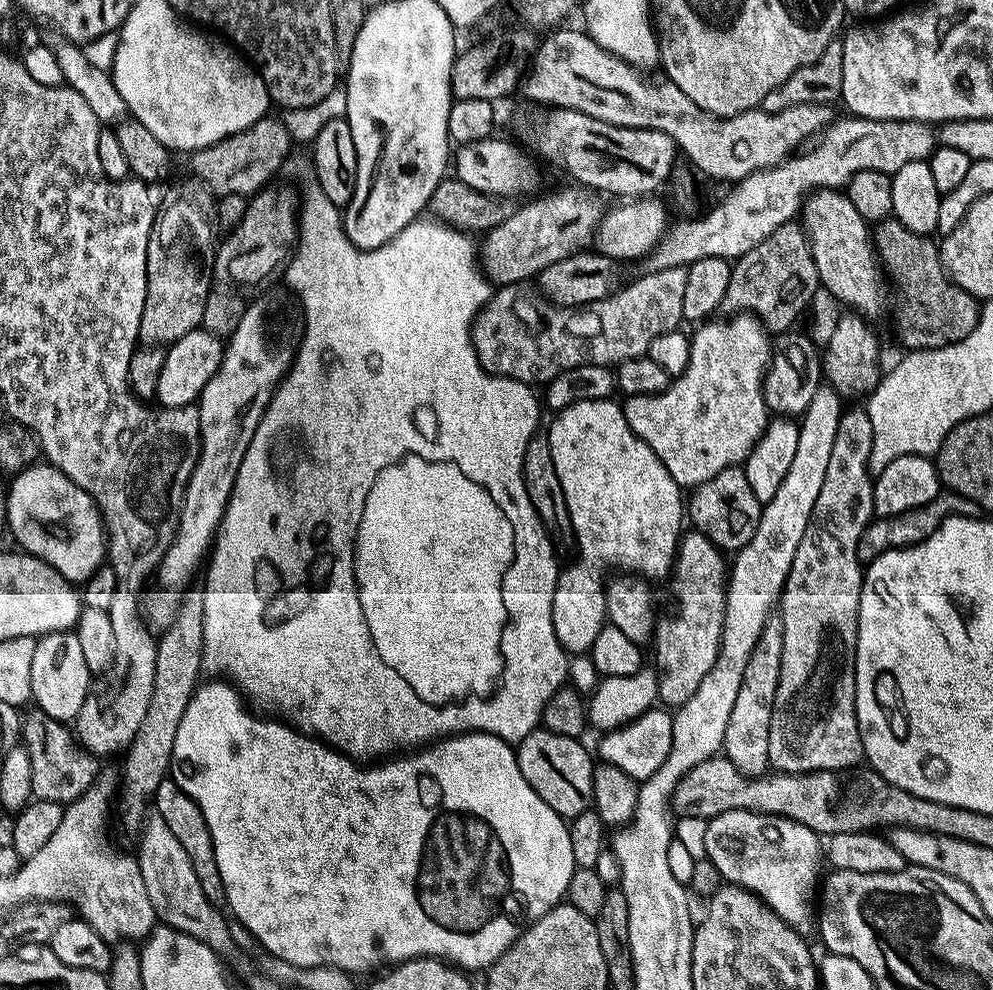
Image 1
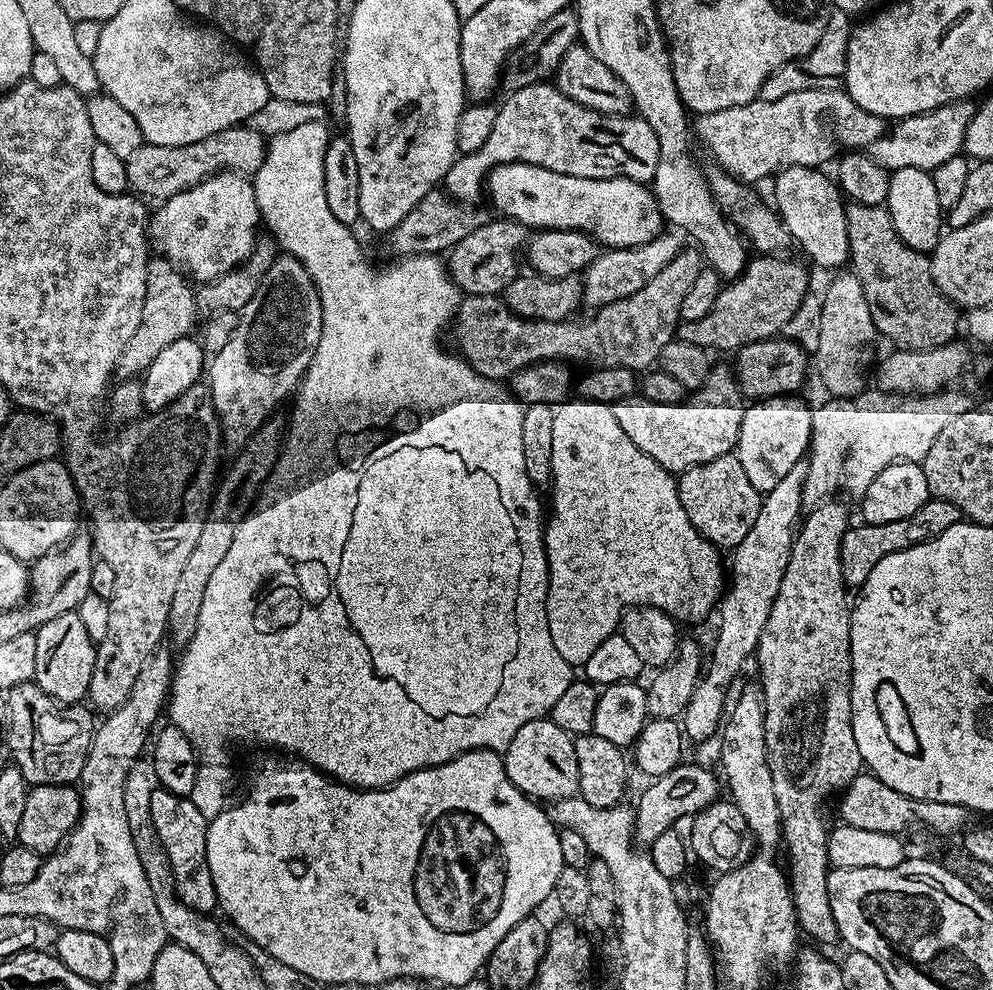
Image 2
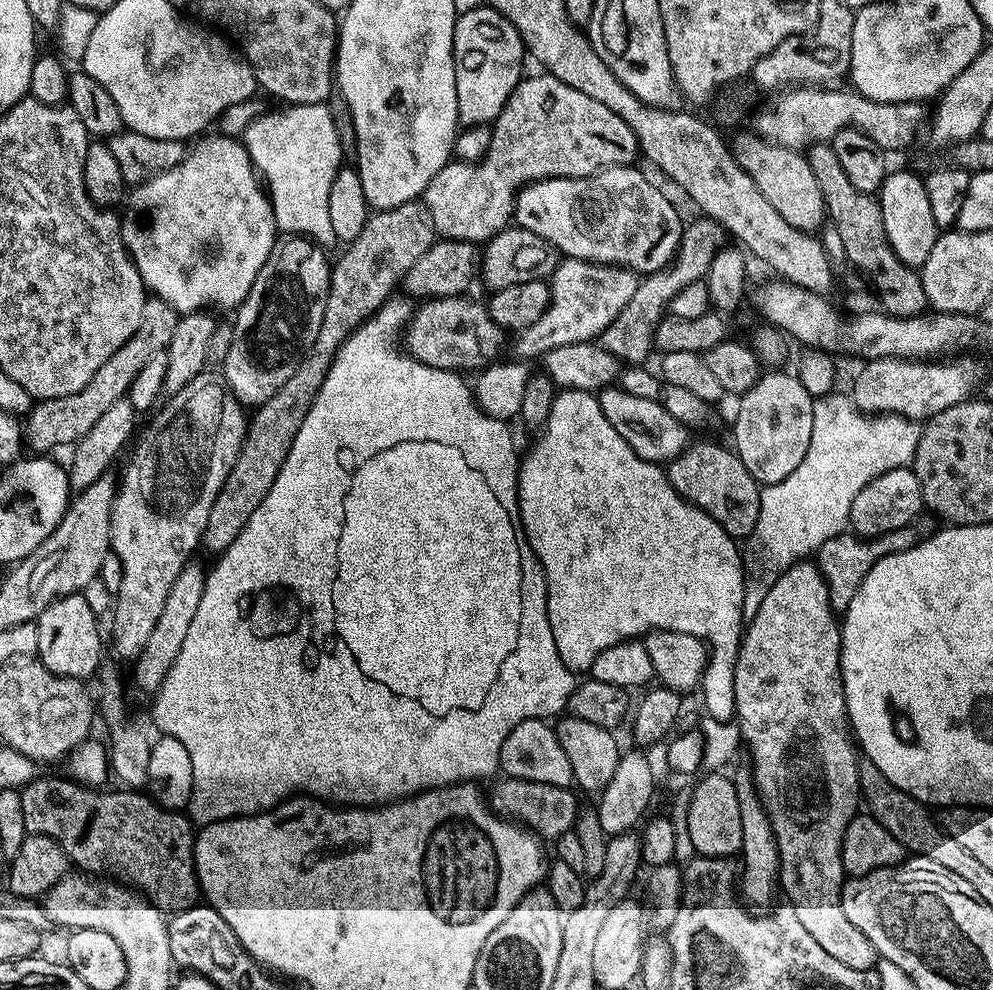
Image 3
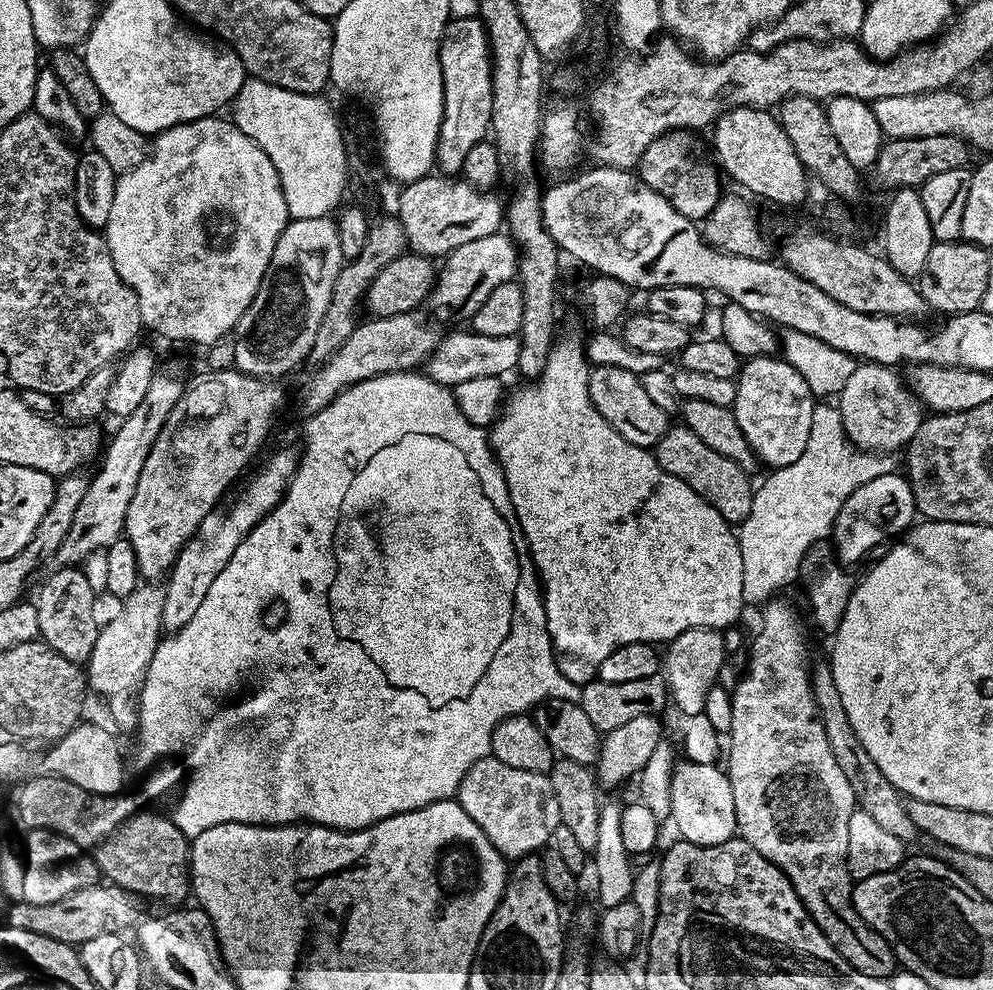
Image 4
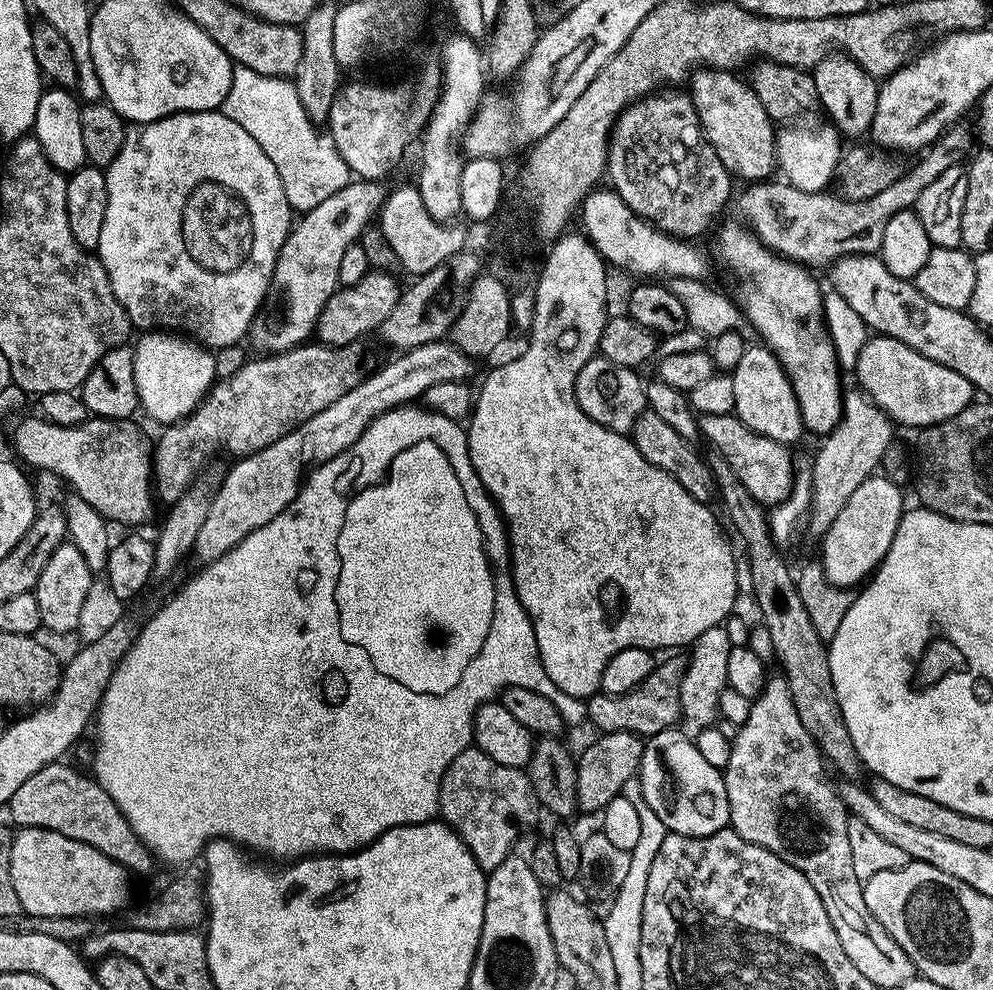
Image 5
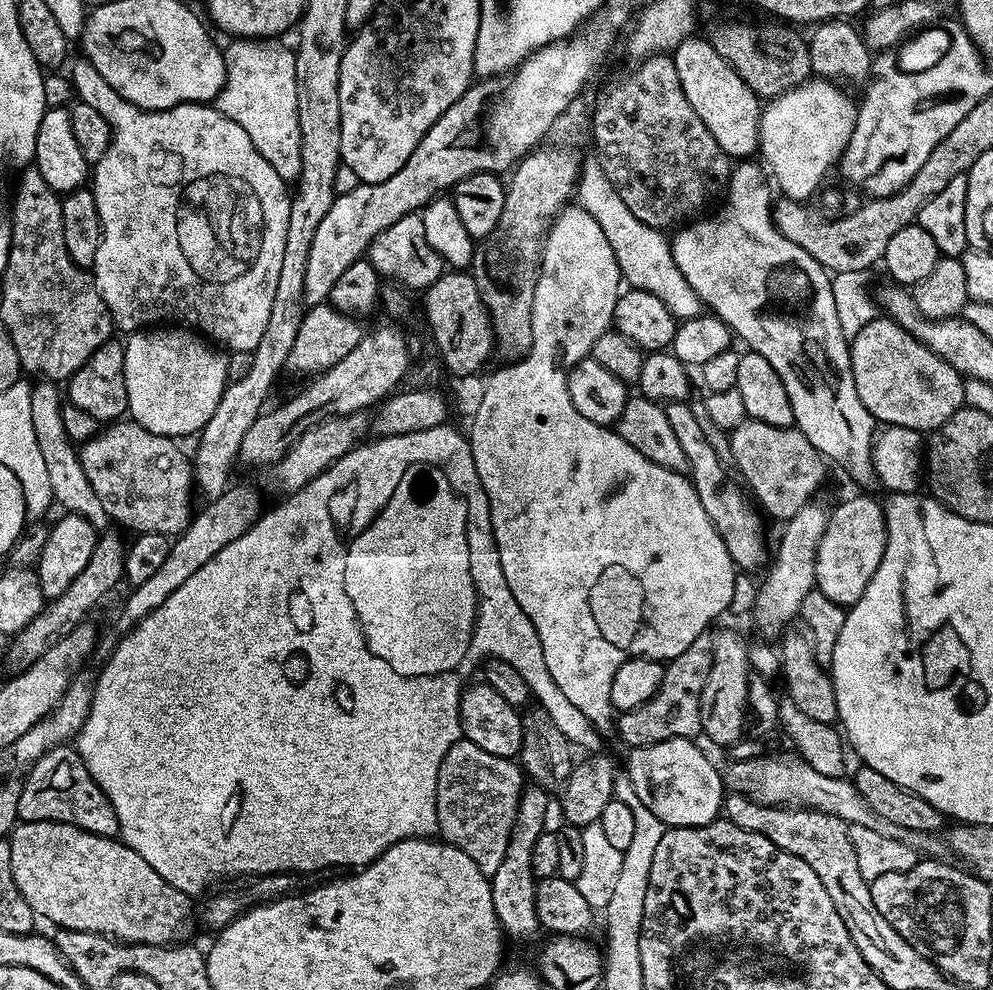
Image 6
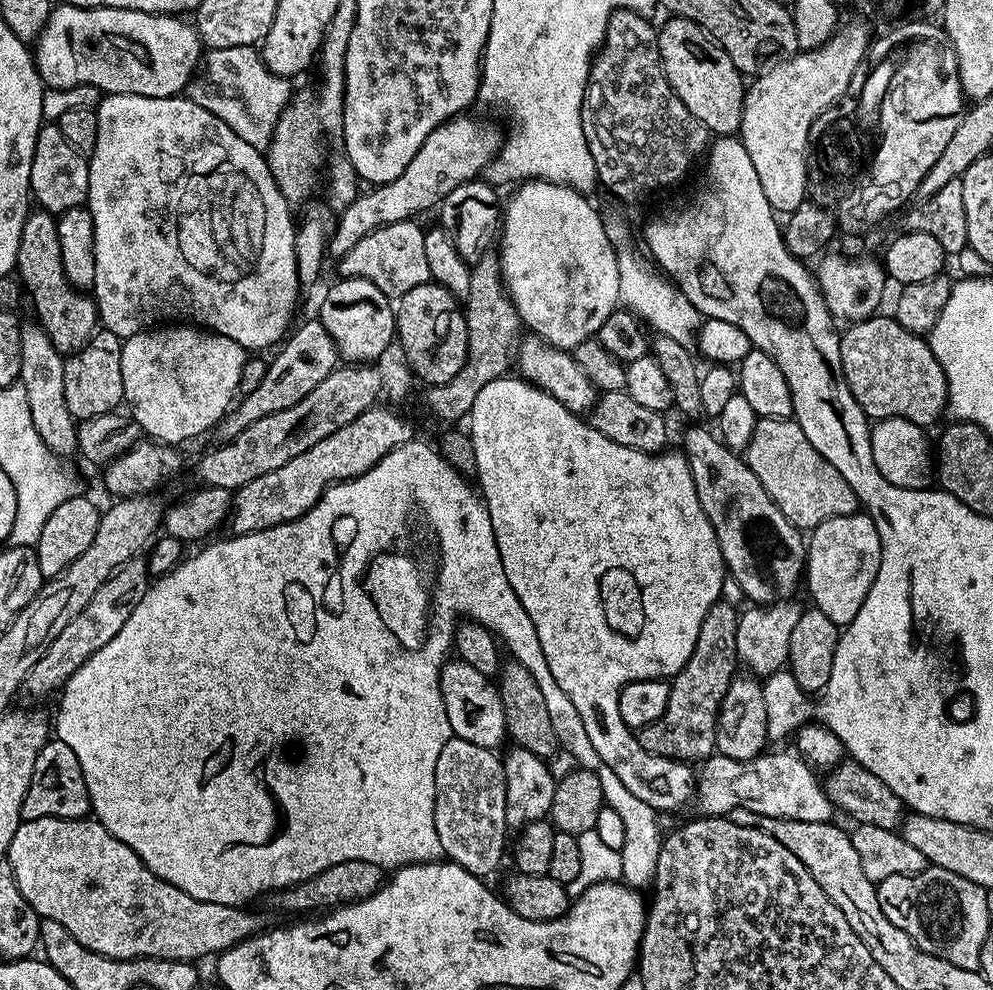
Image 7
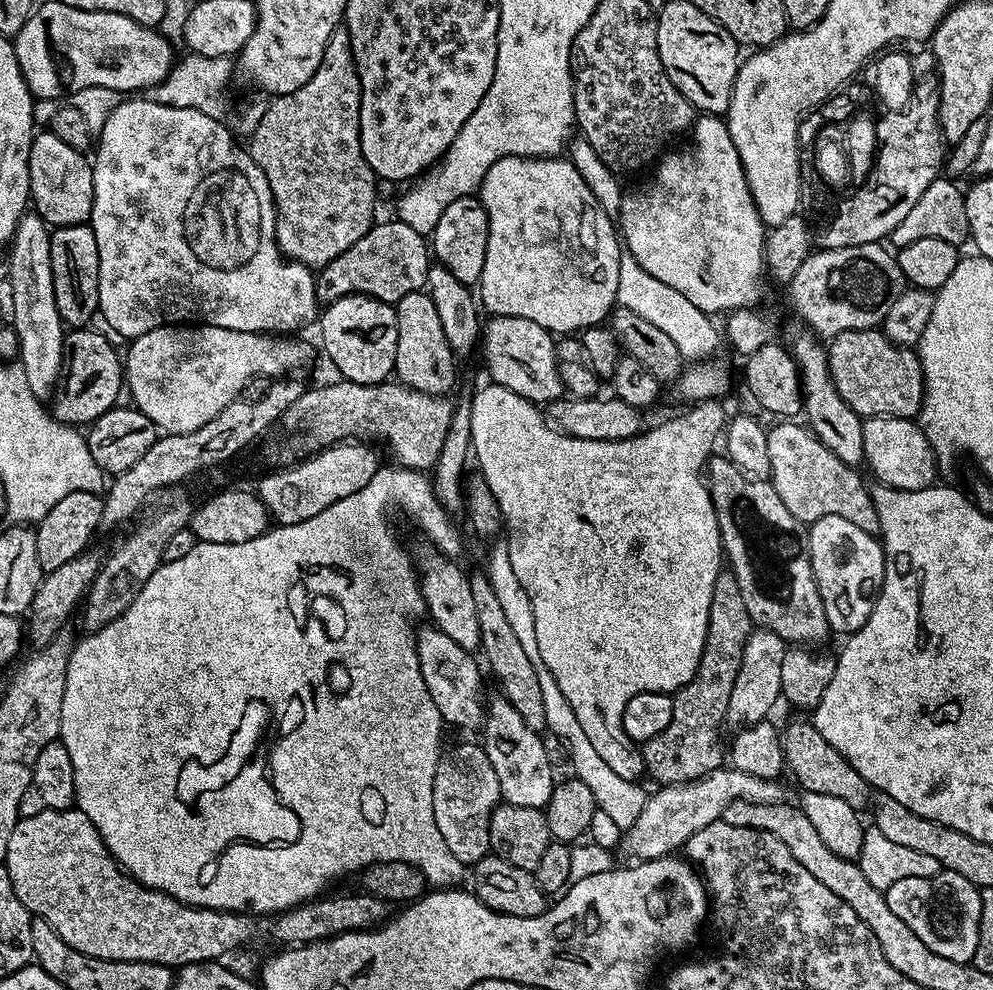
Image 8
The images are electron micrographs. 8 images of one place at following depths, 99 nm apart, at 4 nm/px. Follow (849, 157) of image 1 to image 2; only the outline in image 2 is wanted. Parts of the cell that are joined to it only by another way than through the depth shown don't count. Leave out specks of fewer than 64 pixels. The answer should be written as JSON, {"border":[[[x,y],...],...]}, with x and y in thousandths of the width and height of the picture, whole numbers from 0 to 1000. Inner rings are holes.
{"border":[[[978,100],[960,101],[936,113],[925,113],[923,117],[909,118],[905,123],[893,130],[888,139],[884,139],[876,147],[878,161],[883,162],[889,170],[901,172],[920,168],[920,172],[938,174],[956,160],[968,157],[973,127],[977,127],[979,116],[984,106]],[[663,237],[647,248],[605,254],[586,276],[587,306],[596,307],[595,310],[601,312],[607,307],[617,307],[626,301],[634,301],[634,297],[642,297],[642,293],[647,293],[647,289],[651,289],[651,285],[655,285],[655,281],[659,281],[659,277],[663,277],[667,269],[674,267],[684,257],[686,239],[673,237]]]}

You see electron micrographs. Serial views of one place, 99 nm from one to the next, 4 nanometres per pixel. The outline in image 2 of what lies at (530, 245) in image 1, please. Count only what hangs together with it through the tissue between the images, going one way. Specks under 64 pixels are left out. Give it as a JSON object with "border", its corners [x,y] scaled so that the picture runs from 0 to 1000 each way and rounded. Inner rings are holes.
{"border":[[[495,220],[490,226],[481,228],[469,236],[449,256],[451,280],[464,296],[473,299],[504,299],[510,288],[522,277],[520,271],[526,267],[526,252],[530,245],[530,231],[527,226],[511,220]]]}

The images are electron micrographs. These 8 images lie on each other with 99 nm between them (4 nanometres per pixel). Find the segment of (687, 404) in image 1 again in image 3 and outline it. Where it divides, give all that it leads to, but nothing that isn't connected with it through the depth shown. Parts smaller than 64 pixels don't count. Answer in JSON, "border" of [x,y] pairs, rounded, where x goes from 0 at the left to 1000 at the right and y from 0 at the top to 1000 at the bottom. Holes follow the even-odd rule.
{"border":[[[613,390],[603,394],[602,403],[606,410],[606,418],[610,418],[610,426],[630,442],[630,446],[649,465],[672,467],[689,456],[695,447],[694,433],[690,432],[683,422],[671,418],[664,404],[655,402],[638,402],[638,398],[630,398],[622,390]]]}

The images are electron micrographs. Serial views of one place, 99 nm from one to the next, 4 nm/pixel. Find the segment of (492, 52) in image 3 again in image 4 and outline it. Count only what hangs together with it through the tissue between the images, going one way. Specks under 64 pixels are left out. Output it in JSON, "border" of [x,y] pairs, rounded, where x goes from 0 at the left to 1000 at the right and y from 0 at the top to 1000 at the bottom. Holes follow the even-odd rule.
{"border":[[[465,16],[452,19],[451,26],[447,30],[447,36],[443,39],[443,66],[445,67],[445,87],[447,88],[447,106],[445,107],[445,127],[441,131],[441,147],[439,148],[438,169],[446,177],[455,180],[466,175],[469,156],[477,152],[477,147],[488,144],[495,127],[495,49],[491,46],[491,31],[487,28],[487,21],[479,16]]]}

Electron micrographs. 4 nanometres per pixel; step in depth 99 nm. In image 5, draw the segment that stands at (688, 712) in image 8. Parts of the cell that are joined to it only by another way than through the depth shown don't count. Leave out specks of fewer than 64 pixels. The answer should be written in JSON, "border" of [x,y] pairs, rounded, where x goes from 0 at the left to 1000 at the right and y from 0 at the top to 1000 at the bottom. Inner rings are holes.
{"border":[[[677,661],[674,667],[666,666],[661,676],[655,680],[638,697],[630,701],[612,703],[609,699],[601,699],[599,703],[592,704],[593,732],[604,735],[605,740],[610,739],[637,739],[639,743],[654,745],[677,735],[681,730],[686,730],[685,694],[689,678],[693,676],[693,668],[685,661]]]}

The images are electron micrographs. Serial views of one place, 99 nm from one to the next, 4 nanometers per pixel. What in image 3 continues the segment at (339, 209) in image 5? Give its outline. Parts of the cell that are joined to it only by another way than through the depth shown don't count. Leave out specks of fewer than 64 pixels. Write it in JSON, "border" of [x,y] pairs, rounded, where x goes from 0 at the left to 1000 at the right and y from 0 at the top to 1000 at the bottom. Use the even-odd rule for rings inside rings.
{"border":[[[283,237],[272,253],[272,261],[268,261],[268,269],[264,269],[264,273],[260,273],[260,281],[256,281],[256,289],[252,289],[252,297],[248,297],[248,301],[242,306],[241,311],[237,312],[236,319],[238,319],[238,323],[236,322],[234,327],[232,358],[228,358],[224,375],[226,375],[227,380],[225,380],[225,383],[243,408],[261,410],[264,406],[268,406],[268,402],[272,402],[272,398],[276,398],[276,394],[280,394],[280,390],[284,390],[284,386],[288,386],[288,382],[292,382],[292,378],[296,378],[296,370],[300,370],[300,366],[304,366],[308,354],[312,354],[316,341],[320,341],[320,329],[324,329],[324,317],[328,313],[328,301],[330,300],[330,286],[334,280],[332,263],[326,260],[326,255],[327,252],[323,247],[310,241],[309,238]]]}

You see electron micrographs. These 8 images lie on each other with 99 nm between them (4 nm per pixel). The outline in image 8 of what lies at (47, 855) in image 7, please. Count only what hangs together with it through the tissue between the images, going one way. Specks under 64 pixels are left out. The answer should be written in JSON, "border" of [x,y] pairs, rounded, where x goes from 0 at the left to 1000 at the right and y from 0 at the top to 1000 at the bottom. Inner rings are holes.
{"border":[[[74,814],[66,818],[42,818],[42,822],[34,822],[33,824],[25,824],[16,829],[14,834],[14,842],[10,842],[10,855],[6,859],[6,867],[2,870],[3,876],[8,878],[8,886],[14,895],[14,903],[18,903],[18,907],[22,911],[22,915],[26,915],[33,926],[50,931],[50,935],[54,935],[54,939],[62,947],[62,952],[66,952],[75,960],[79,960],[88,966],[95,968],[103,968],[104,970],[122,970],[123,972],[155,972],[162,974],[174,980],[180,980],[186,974],[204,974],[206,972],[222,972],[227,968],[229,962],[234,962],[237,958],[242,958],[245,954],[250,954],[253,949],[271,949],[274,954],[282,954],[278,956],[301,956],[303,954],[311,954],[320,949],[328,949],[334,945],[342,945],[348,941],[370,940],[372,937],[380,936],[385,933],[393,923],[391,921],[392,914],[390,910],[382,908],[377,904],[368,901],[360,901],[361,903],[342,903],[340,905],[322,905],[316,909],[312,909],[306,913],[301,913],[298,917],[289,917],[287,921],[275,921],[273,923],[251,923],[250,921],[225,921],[219,917],[196,917],[194,913],[184,913],[179,907],[175,907],[166,901],[160,901],[154,897],[147,897],[144,893],[140,893],[130,881],[126,881],[121,876],[120,871],[111,863],[111,859],[106,855],[105,847],[99,842],[99,838],[95,834],[95,830],[91,830],[91,826],[87,826],[87,822],[83,822],[81,817]]]}

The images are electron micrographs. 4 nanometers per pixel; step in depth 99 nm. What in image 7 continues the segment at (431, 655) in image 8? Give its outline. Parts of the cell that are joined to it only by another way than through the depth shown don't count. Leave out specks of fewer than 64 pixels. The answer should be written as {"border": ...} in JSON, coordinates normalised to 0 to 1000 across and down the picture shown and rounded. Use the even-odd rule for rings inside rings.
{"border":[[[451,665],[444,673],[441,686],[449,725],[453,725],[455,742],[469,749],[477,749],[477,754],[503,757],[503,752],[512,743],[512,734],[510,717],[506,717],[504,696],[496,684],[477,677],[477,673],[469,673],[469,669],[462,665]]]}

